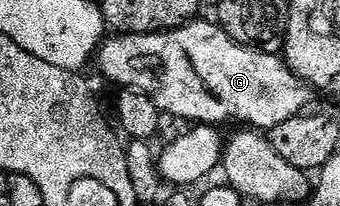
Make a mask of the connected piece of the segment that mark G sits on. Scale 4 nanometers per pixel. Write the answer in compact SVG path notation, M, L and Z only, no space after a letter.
M193 21L185 27L179 27L174 31L159 31L153 35L122 35L105 38L101 43L98 52L98 63L100 59L100 71L112 83L117 83L117 88L141 91L165 116L173 115L176 119L193 119L191 122L196 125L221 125L220 123L240 123L236 125L247 125L252 129L271 129L282 125L282 121L290 121L294 117L305 114L309 110L308 102L314 95L313 88L309 87L304 80L296 76L296 72L288 68L279 54L271 55L268 52L257 50L254 46L240 46L231 39L220 26L219 22L200 23Z

